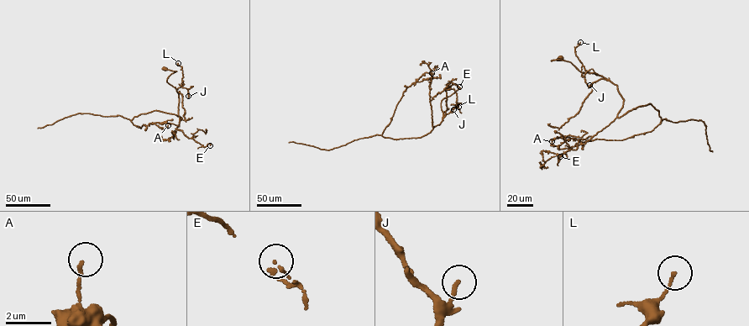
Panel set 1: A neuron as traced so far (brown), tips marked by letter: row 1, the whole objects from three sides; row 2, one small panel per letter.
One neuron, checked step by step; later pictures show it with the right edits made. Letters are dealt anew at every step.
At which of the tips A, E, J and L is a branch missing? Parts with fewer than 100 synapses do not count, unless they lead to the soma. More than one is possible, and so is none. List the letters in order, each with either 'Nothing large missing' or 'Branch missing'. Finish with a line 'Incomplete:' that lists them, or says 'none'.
A: Nothing large missing
E: Nothing large missing
J: Nothing large missing
L: Nothing large missing
Incomplete: none

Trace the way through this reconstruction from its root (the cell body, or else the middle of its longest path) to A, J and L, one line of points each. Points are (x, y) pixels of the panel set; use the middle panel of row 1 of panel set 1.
A: (448, 88), (458, 87), (441, 101), (442, 121), (432, 121), (430, 132), (383, 136), (403, 92), (432, 73)
J: (448, 88), (454, 84), (458, 87), (442, 100), (442, 110), (447, 113), (453, 104), (457, 107), (453, 109)
L: (448, 88), (454, 84), (458, 87), (441, 101), (442, 114), (461, 103), (458, 107)

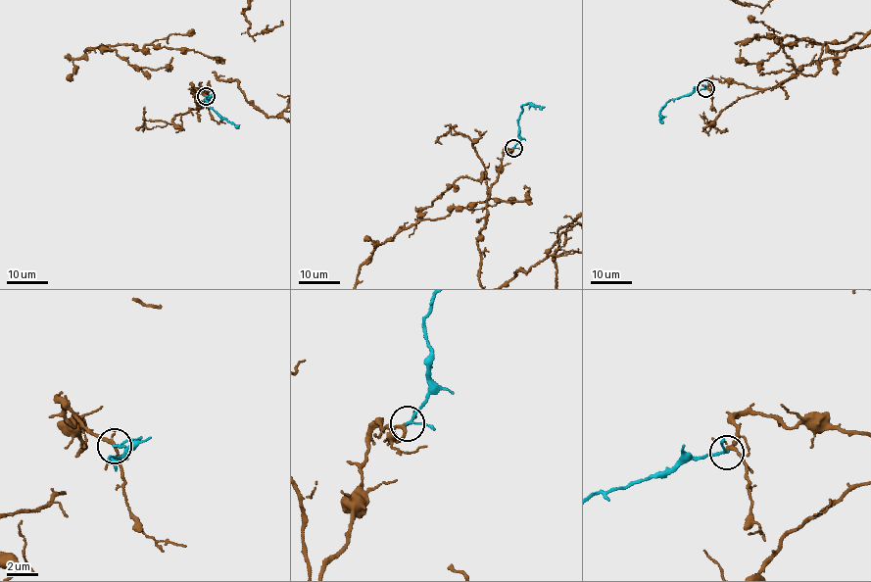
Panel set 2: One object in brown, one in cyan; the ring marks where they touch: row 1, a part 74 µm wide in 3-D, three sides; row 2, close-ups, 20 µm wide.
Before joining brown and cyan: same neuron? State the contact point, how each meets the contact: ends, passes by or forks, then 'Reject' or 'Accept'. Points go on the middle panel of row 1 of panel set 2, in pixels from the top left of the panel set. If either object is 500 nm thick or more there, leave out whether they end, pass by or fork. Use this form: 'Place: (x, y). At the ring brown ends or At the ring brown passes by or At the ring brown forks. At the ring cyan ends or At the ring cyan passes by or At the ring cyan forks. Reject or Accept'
Place: (513, 148). At the ring brown forks. At the ring cyan passes by. Accept

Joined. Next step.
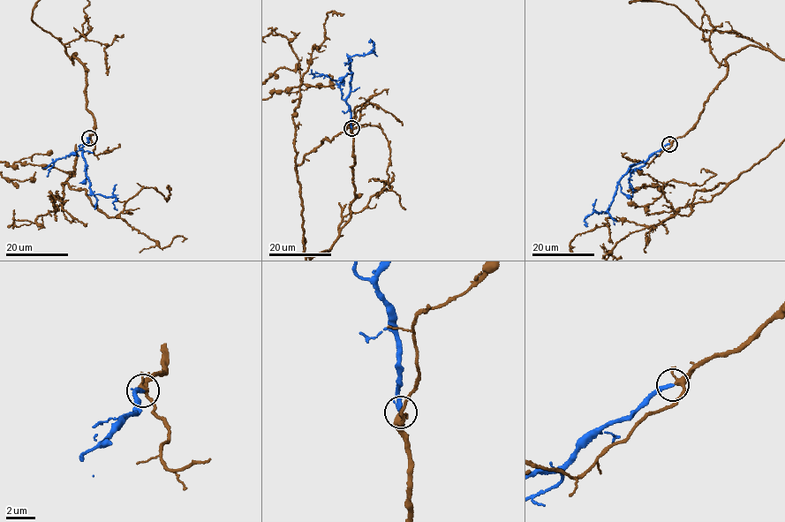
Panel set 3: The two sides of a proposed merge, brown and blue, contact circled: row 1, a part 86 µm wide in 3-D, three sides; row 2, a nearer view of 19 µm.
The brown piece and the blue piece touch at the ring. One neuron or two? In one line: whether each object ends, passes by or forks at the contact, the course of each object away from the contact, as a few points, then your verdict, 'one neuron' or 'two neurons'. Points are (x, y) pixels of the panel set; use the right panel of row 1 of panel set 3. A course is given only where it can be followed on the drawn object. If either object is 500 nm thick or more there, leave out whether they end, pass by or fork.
brown forks there; blue ends there; brown runs (669, 143), (698, 121), (727, 74), (727, 57), (764, 48), (702, 30), (672, 3), (630, 3); blue runs (669, 143), (628, 170), (617, 185), (609, 208), (589, 215), (584, 220), (585, 226); one neuron

